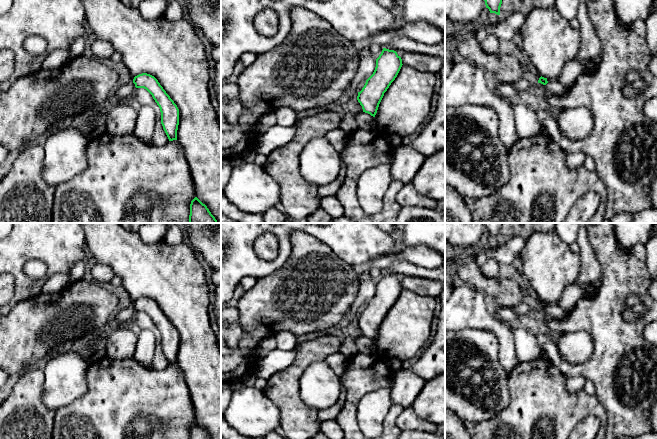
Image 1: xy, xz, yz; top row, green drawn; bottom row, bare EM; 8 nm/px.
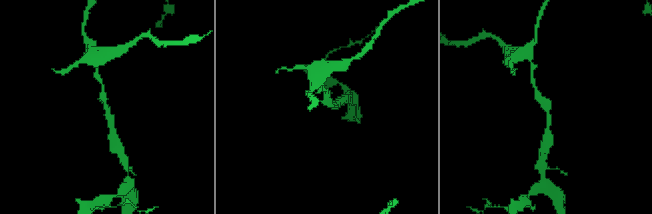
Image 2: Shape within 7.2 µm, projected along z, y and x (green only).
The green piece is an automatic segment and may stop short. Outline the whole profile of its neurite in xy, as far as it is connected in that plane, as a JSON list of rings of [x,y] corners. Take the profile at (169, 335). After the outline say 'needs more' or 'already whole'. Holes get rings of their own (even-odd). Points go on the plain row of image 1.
[[[142,297],[134,301],[133,307],[136,312],[144,312],[152,319],[160,332],[161,348],[169,365],[177,364],[179,333],[158,304],[150,298]]] | already whole

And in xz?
[[[383,272],[376,283],[373,298],[366,304],[362,314],[358,316],[357,324],[362,330],[363,336],[375,341],[384,317],[397,301],[402,289],[402,283],[396,275]]] | already whole

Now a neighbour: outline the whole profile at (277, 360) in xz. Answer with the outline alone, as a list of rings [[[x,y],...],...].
[[[297,342],[291,351],[282,351],[276,348],[264,358],[255,361],[252,372],[257,378],[269,379],[273,374],[286,369],[292,363],[302,344]]]

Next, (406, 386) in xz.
[[[401,368],[394,372],[391,387],[392,404],[400,405],[403,408],[411,407],[426,382],[427,380],[422,376],[415,374],[408,368]]]

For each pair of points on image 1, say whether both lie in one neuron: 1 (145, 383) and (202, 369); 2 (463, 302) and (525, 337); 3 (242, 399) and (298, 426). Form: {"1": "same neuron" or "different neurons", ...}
{"1": "different neurons", "2": "different neurons", "3": "different neurons"}

